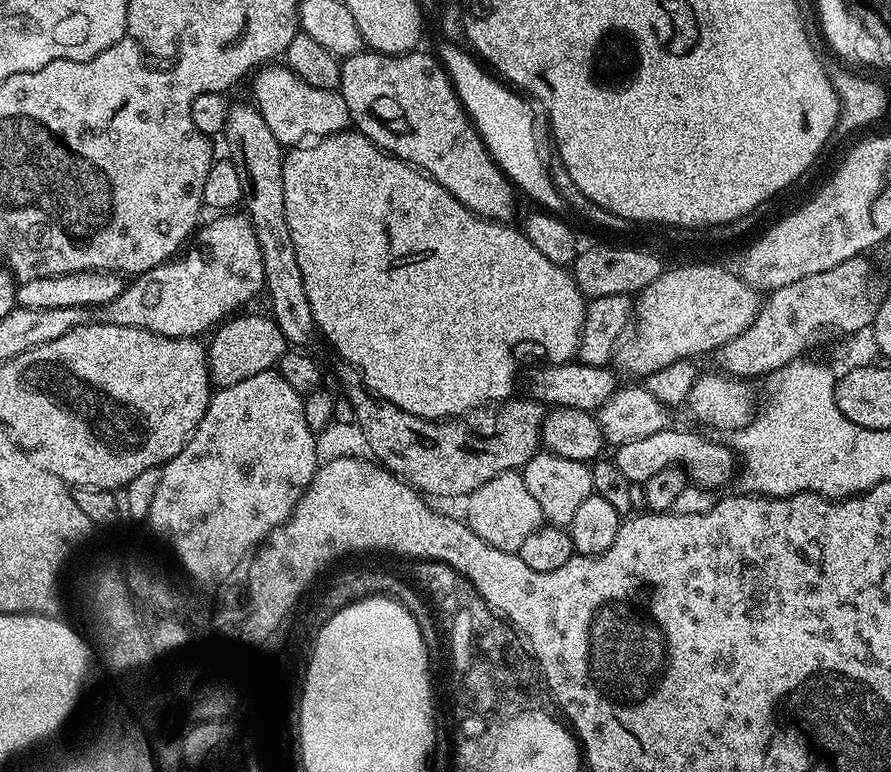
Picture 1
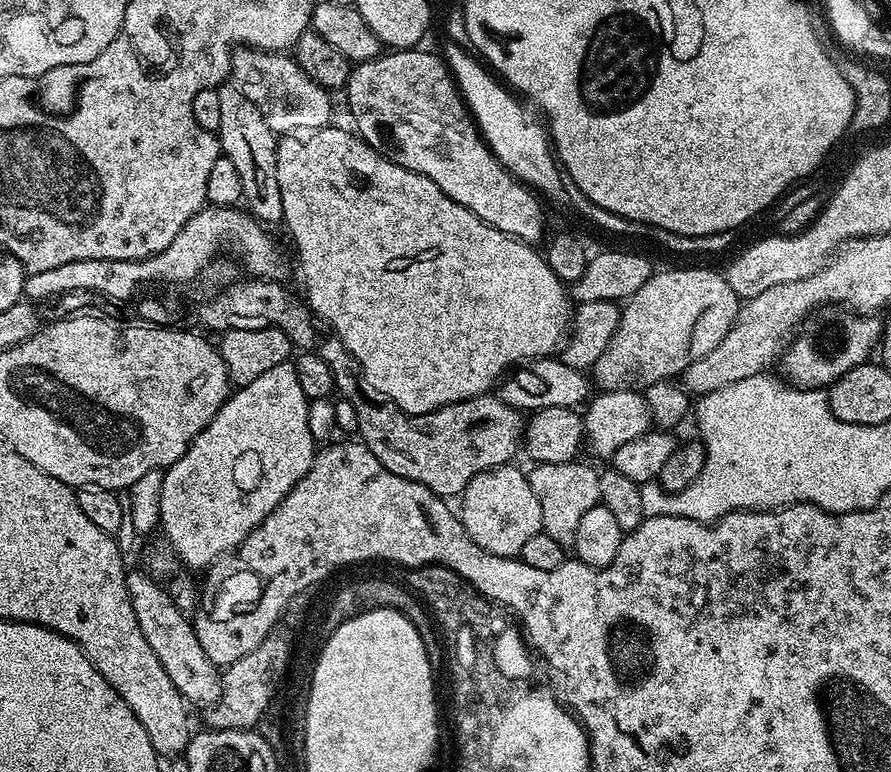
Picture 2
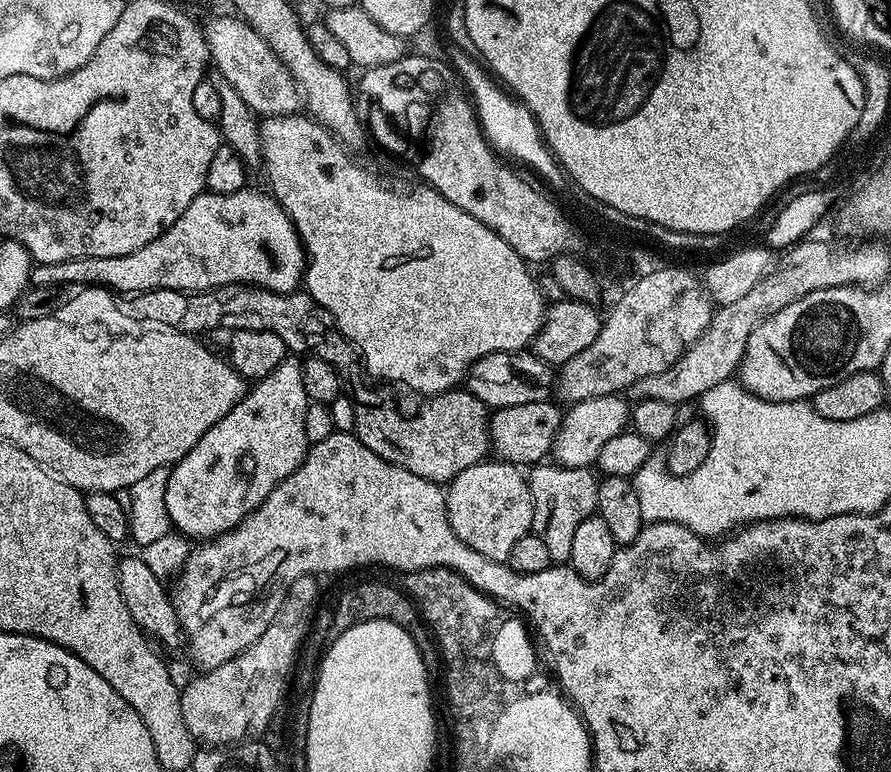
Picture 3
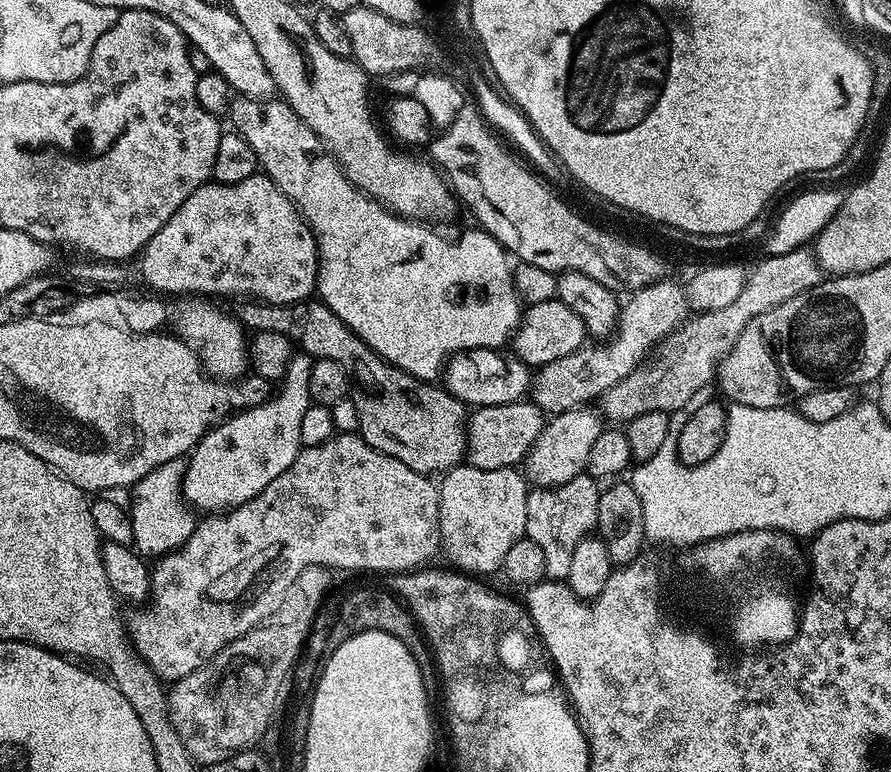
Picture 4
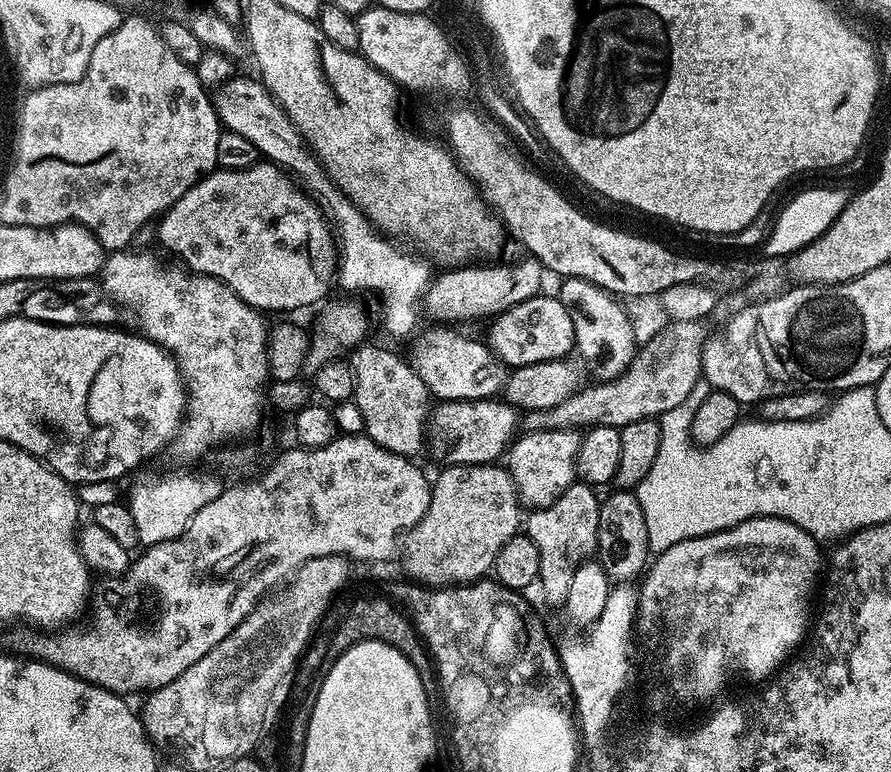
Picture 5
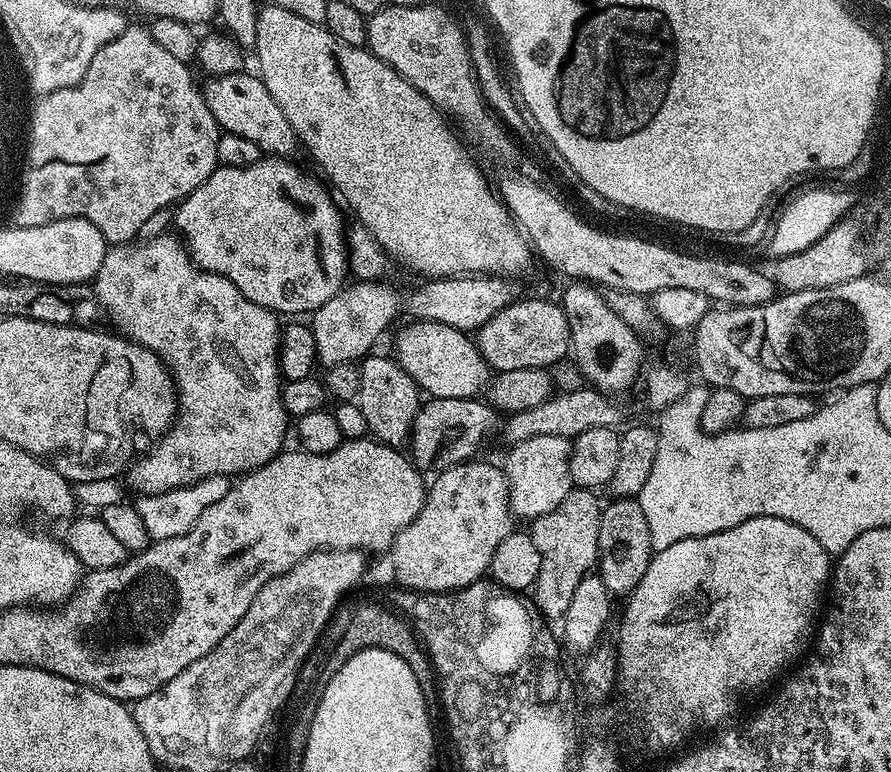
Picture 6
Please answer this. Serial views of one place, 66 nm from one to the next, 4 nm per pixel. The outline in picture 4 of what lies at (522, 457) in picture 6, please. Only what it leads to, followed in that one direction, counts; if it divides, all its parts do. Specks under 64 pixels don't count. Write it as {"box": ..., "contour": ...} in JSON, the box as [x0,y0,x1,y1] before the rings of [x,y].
{"box":[526,406,602,488],"contour":[[[588,406],[571,408],[555,413],[545,423],[538,442],[534,442],[526,457],[526,476],[533,485],[556,488],[562,482],[570,482],[570,478],[581,475],[587,469],[590,450],[593,449],[594,442],[598,442],[598,434],[602,430],[601,417],[595,411],[592,413],[592,410]]]}

